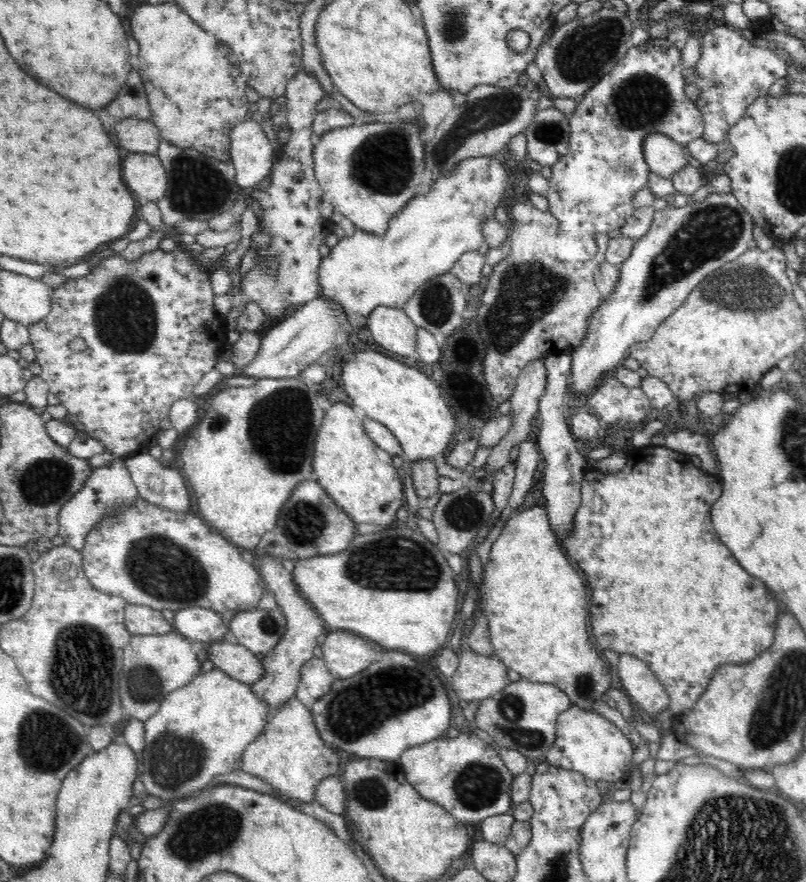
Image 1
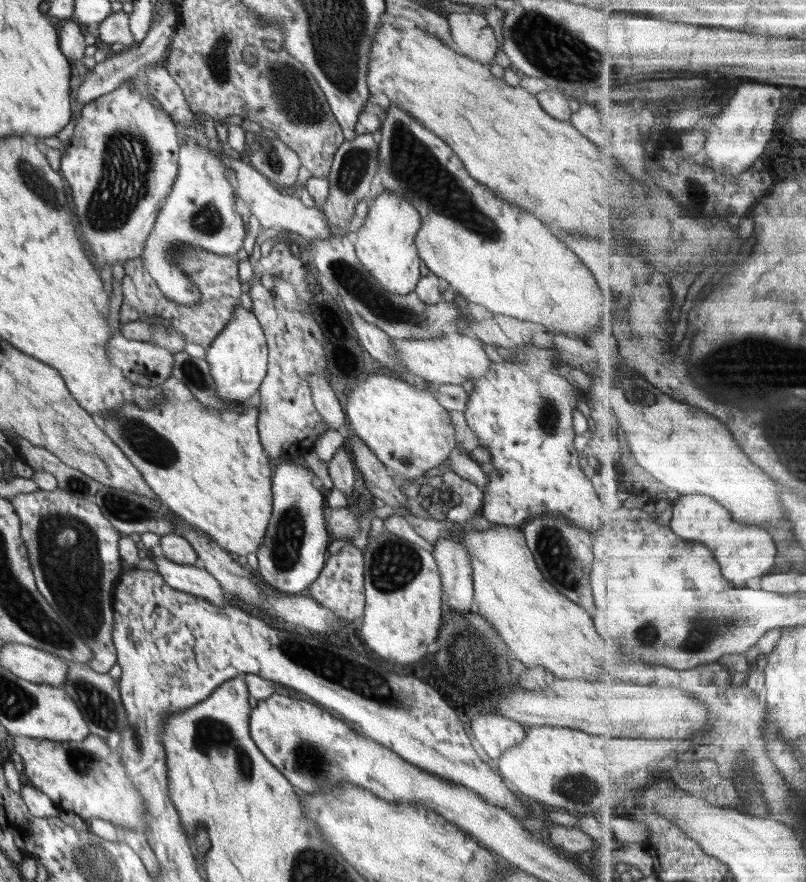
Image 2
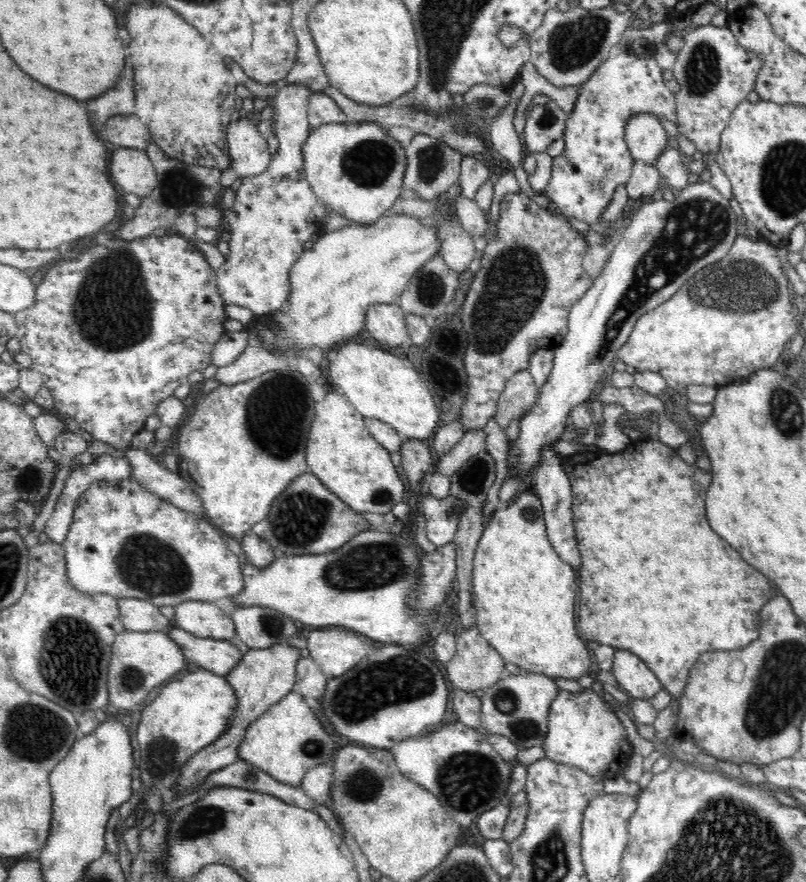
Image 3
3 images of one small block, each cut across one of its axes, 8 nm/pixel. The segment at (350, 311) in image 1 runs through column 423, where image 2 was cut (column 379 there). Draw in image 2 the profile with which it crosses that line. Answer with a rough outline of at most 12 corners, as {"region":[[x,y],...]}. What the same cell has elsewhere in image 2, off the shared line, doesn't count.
{"region":[[388,190],[352,235],[358,260],[392,297],[421,279],[420,216]]}

